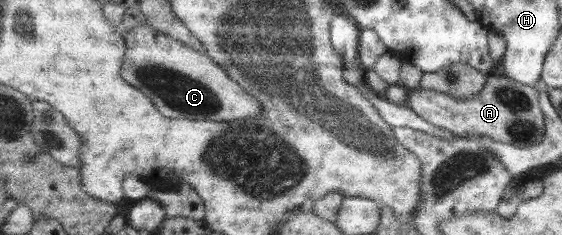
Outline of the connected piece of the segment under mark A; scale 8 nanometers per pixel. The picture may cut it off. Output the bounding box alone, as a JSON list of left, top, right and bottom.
[405,73,545,149]

